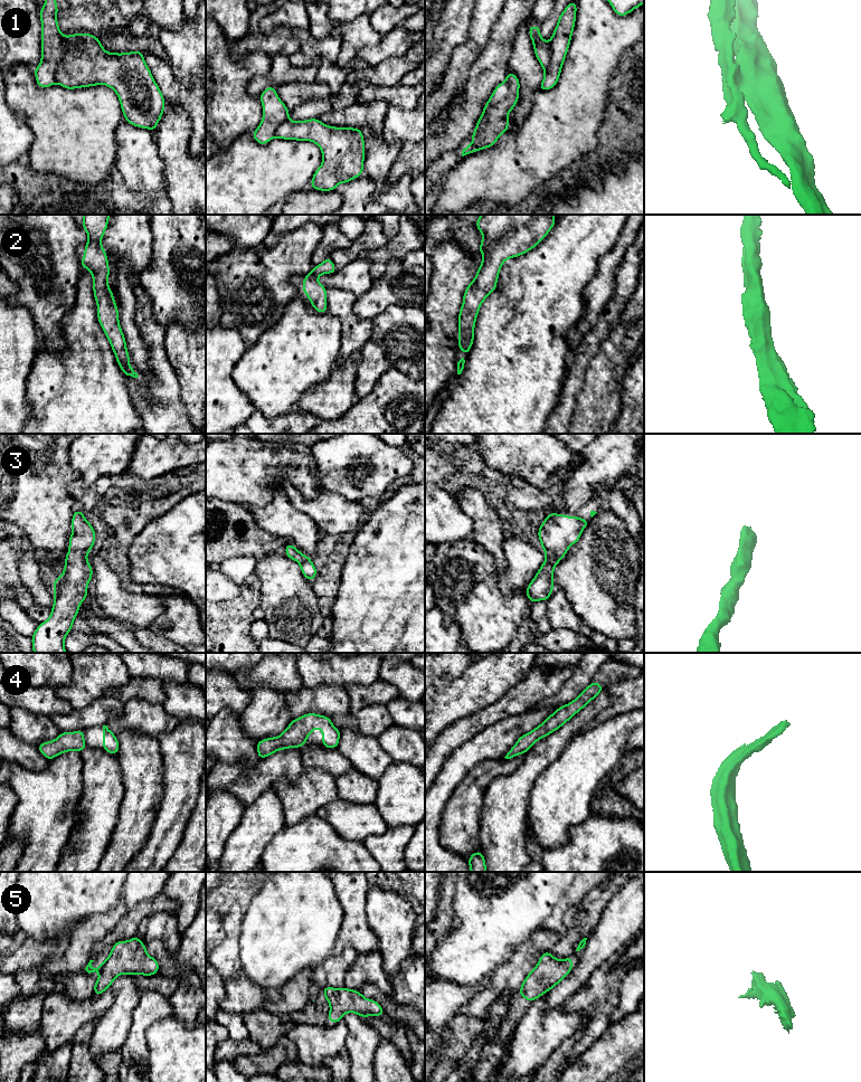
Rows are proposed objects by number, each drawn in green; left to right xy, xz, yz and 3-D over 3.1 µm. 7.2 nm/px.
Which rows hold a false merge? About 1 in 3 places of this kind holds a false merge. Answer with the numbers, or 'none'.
1, 5

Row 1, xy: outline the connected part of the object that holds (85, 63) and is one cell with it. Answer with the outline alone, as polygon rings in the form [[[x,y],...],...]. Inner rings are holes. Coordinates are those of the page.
[[[60,32],[65,54],[56,72],[56,82],[66,89],[106,85],[112,88],[119,99],[124,121],[133,126],[154,132],[161,120],[165,99],[145,64],[143,53],[107,53],[98,37],[91,34],[73,34],[65,36]]]

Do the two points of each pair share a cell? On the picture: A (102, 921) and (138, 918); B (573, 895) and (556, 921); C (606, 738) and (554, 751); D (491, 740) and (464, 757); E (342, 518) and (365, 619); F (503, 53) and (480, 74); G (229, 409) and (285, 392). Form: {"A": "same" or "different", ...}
{"A": "different", "B": "same", "C": "different", "D": "same", "E": "different", "F": "same", "G": "different"}

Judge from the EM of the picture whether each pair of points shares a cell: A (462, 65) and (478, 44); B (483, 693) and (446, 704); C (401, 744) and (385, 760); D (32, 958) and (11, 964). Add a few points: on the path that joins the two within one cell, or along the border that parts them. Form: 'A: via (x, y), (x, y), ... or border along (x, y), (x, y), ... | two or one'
A: via (462, 59), (472, 49) | one
B: via (474, 693), (469, 693), (455, 700) | one
C: border along (376, 738), (379, 746), (394, 761) | two
D: via (27, 958), (17, 959) | one

